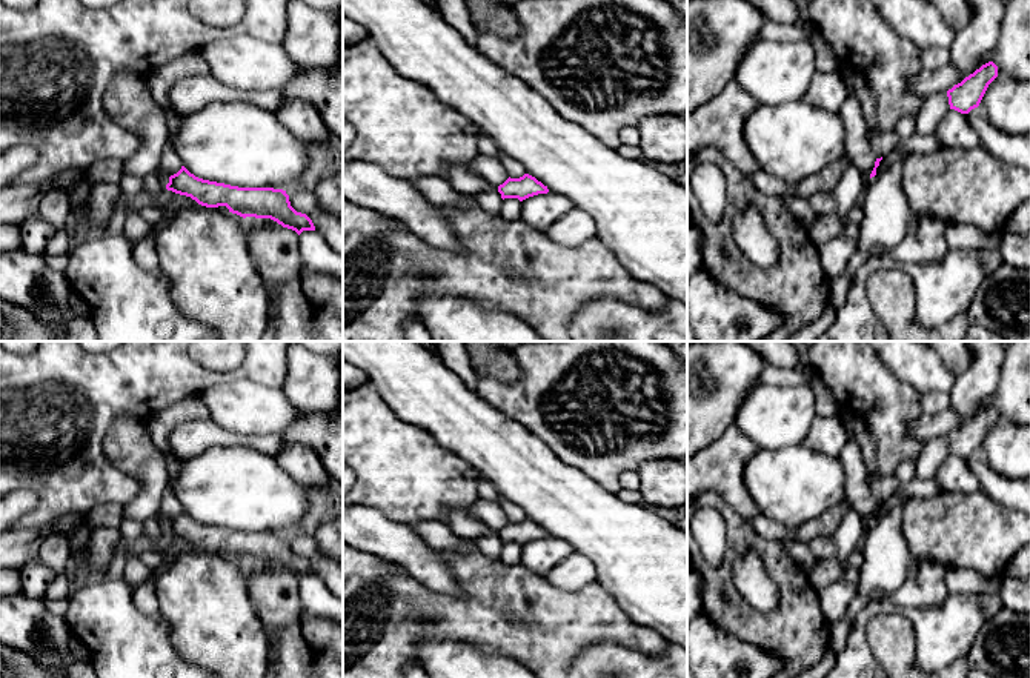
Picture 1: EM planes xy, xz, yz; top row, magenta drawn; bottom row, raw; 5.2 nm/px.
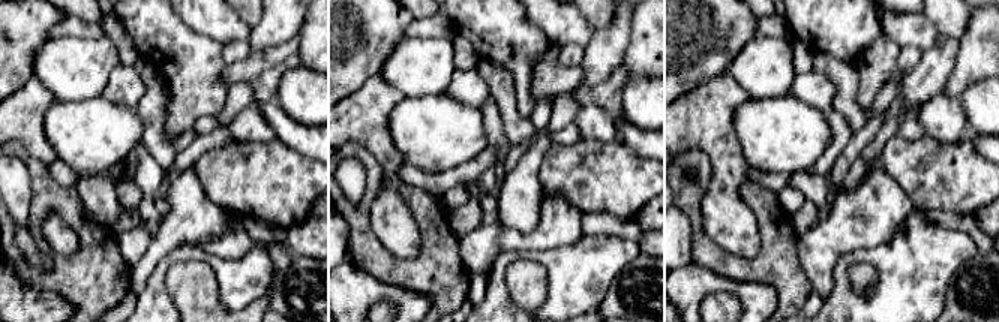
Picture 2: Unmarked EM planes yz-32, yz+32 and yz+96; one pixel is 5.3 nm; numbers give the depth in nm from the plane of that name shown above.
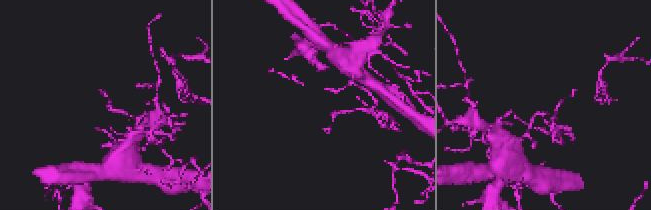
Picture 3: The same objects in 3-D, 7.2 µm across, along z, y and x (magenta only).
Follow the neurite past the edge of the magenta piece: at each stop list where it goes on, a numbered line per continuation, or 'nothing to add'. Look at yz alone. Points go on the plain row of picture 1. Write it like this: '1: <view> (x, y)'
nothing to add

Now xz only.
nothing to add

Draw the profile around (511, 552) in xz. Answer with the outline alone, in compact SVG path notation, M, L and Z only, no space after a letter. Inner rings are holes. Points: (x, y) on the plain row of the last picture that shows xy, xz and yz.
M504 543L501 546L500 561L506 566L521 564L521 546L518 543Z

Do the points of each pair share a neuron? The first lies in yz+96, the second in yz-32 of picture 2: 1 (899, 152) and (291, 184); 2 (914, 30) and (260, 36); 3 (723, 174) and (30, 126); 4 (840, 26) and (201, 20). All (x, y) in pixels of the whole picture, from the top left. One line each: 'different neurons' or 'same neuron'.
1: same neuron
2: different neurons
3: same neuron
4: different neurons

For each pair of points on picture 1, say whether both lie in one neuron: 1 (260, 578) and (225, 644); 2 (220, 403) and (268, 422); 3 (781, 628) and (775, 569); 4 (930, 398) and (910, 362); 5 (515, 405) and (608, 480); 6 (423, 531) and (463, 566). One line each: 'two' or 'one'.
1: two
2: one
3: one
4: two
5: one
6: two

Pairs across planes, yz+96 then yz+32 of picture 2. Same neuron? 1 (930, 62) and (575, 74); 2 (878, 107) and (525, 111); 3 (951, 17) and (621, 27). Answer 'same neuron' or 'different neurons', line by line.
1: different neurons
2: different neurons
3: different neurons

